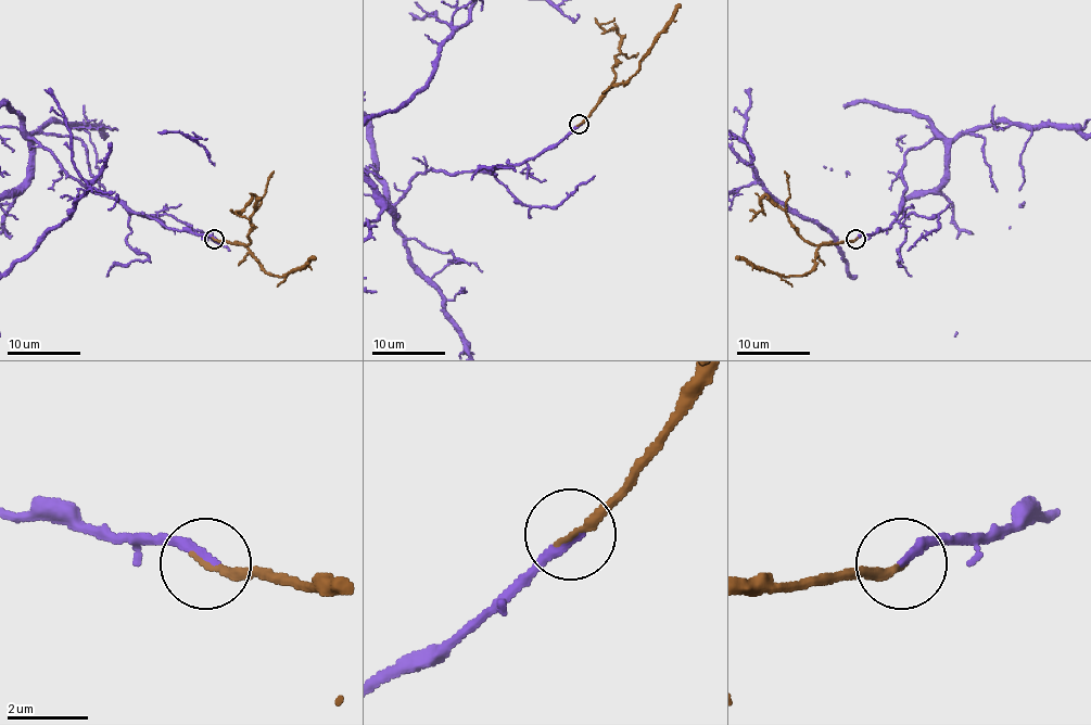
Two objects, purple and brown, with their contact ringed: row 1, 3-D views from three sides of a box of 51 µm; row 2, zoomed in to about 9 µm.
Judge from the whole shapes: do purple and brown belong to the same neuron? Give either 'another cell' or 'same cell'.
same cell

